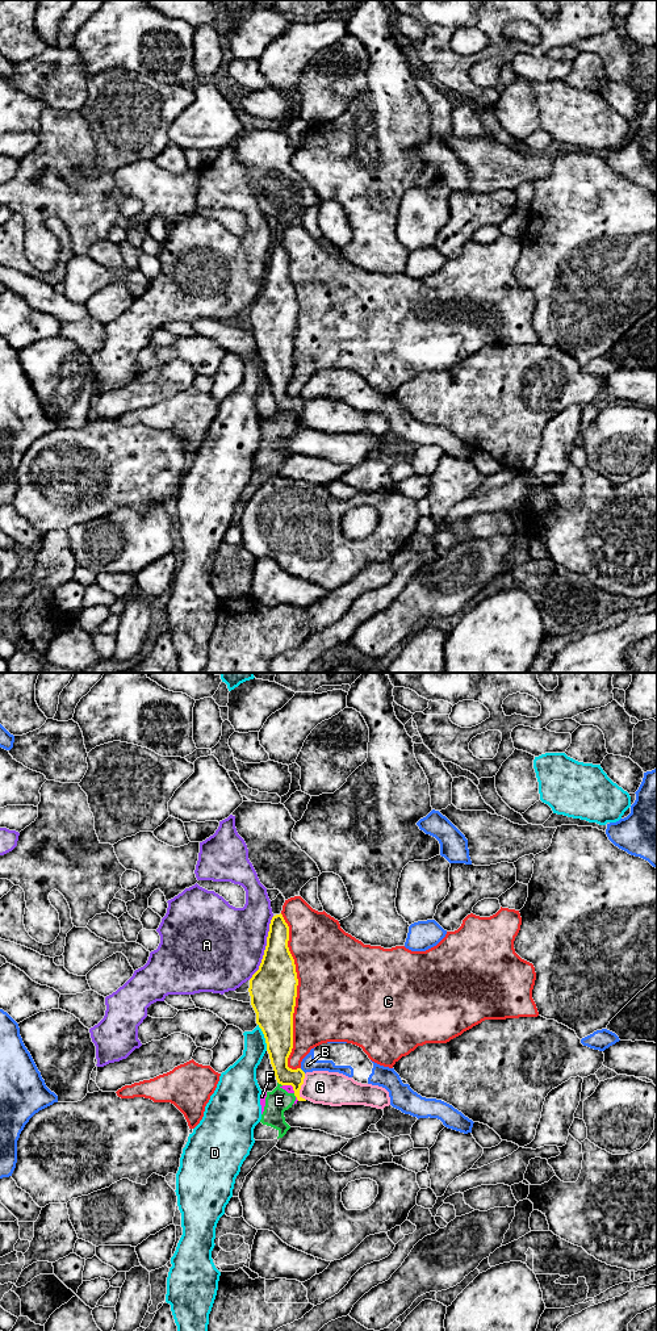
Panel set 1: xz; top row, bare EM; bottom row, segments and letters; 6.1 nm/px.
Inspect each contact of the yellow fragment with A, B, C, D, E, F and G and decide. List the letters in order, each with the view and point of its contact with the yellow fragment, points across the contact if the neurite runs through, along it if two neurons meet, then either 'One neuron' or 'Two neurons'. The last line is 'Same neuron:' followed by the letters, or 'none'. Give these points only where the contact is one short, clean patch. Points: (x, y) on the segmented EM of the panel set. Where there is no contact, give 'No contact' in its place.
A: Touches yellow at xz (266, 947). Two neurons
B: Touches yellow at xz (301, 1070). Two neurons
C: Touches yellow at xz (296, 993). Two neurons
D: Touches yellow at xz (264, 1037). Two neurons
E: Touches yellow at xz (280, 1083). Two neurons
F: Touches yellow at xz (291, 1084). Boundary: xz (283, 1084), (289, 1084), (294, 1092). Two neurons
G: Touches yellow at xz (300, 1087). Two neurons
Same neuron: none

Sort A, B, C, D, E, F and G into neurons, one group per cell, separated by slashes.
A / B / C / D / E F / G

